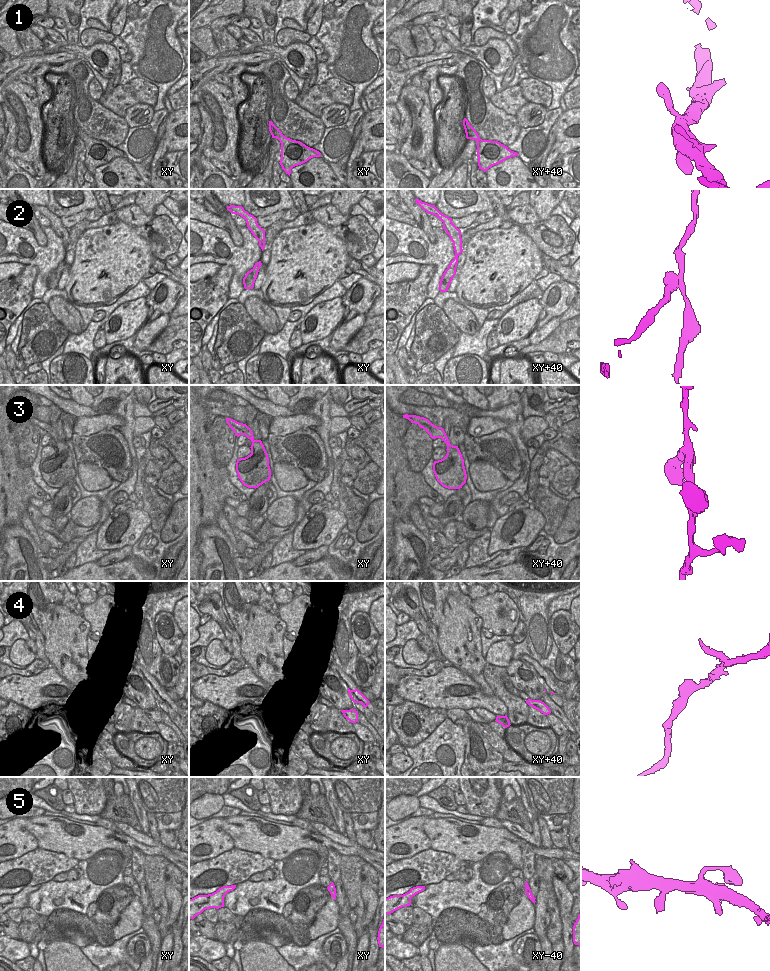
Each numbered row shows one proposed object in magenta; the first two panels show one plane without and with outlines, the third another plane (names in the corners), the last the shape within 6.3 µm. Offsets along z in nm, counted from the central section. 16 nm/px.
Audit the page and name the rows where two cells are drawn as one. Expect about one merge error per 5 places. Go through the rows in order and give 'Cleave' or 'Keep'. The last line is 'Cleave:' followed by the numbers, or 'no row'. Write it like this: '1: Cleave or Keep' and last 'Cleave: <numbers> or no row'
1: Keep
2: Cleave
3: Keep
4: Keep
5: Keep
Cleave: 2

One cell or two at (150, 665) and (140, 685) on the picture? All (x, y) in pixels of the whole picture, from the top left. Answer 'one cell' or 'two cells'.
two cells

